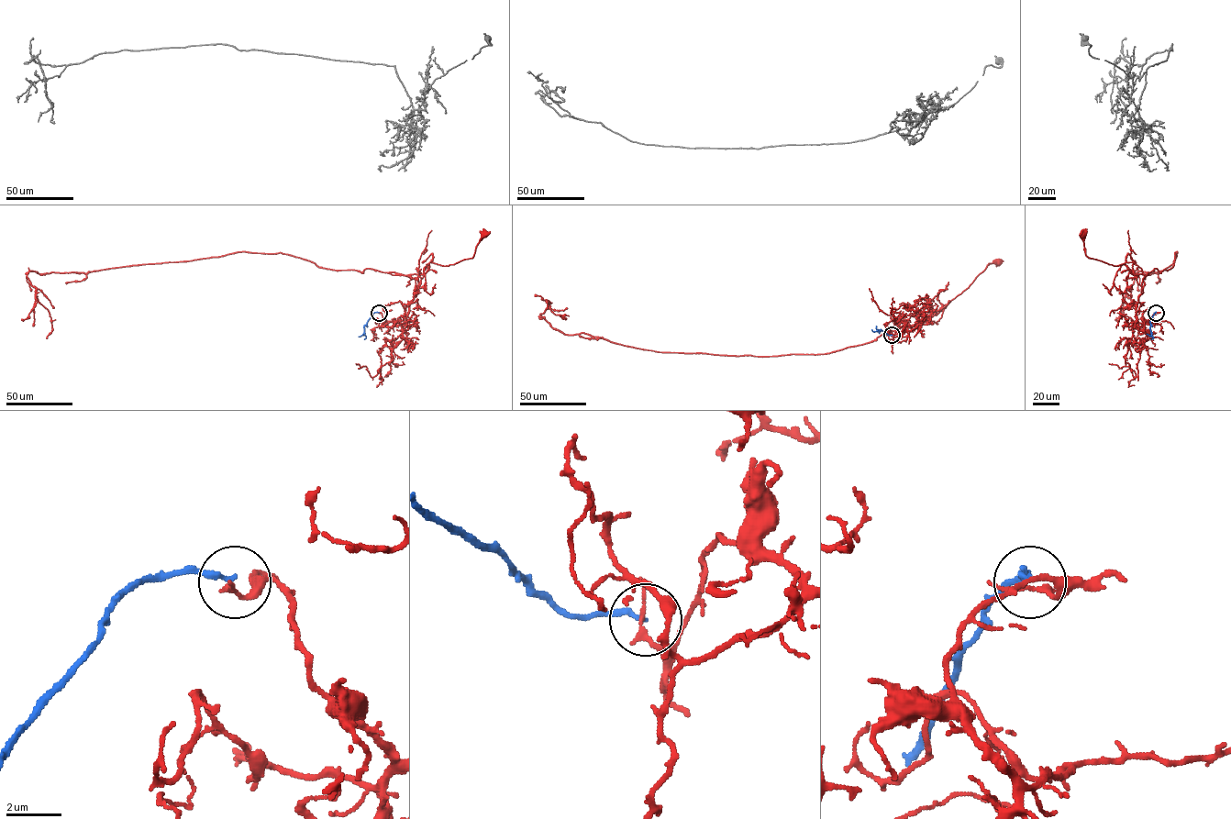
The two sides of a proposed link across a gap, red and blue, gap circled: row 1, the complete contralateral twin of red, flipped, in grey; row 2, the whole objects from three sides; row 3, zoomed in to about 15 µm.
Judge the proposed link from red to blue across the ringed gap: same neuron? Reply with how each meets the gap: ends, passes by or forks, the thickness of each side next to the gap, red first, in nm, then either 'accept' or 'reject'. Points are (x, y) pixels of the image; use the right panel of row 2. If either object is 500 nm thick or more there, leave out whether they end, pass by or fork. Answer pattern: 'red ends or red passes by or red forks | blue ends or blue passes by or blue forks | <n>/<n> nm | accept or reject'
red passes by | blue ends | 170/170 nm | reject

